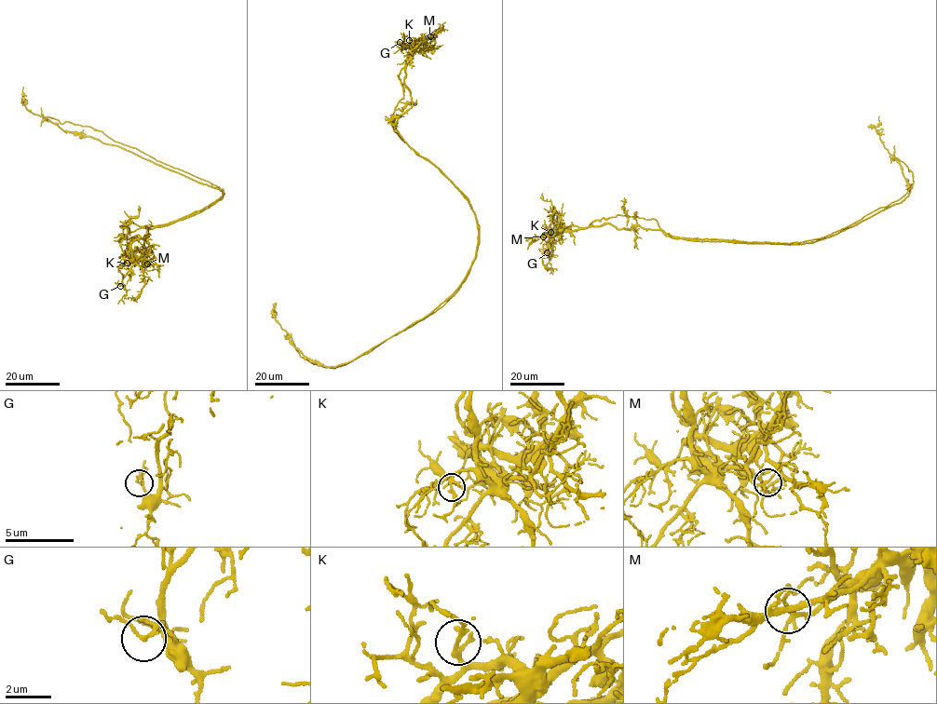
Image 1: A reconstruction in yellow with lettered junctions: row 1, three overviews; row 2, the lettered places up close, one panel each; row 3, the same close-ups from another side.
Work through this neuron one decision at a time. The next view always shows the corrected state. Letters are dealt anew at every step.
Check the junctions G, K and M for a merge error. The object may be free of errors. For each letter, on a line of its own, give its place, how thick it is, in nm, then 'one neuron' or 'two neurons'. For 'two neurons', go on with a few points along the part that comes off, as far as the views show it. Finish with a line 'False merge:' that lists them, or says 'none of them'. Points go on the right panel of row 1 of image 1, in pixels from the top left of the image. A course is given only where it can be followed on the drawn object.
G: place (547, 252); calibre 130 nm; one neuron
K: place (550, 232); calibre 180 nm; one neuron
M: place (543, 236); calibre 140 nm; two neurons; course (543, 236), (619, 215), (656, 219), (683, 238), (822, 237), (912, 186), (911, 170), (875, 128), (879, 116)
False merge: M

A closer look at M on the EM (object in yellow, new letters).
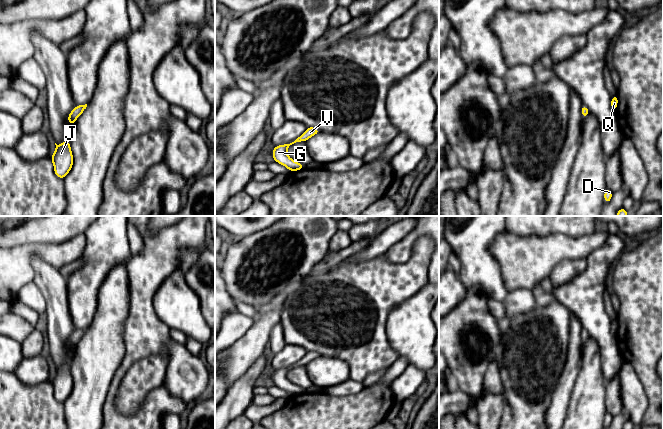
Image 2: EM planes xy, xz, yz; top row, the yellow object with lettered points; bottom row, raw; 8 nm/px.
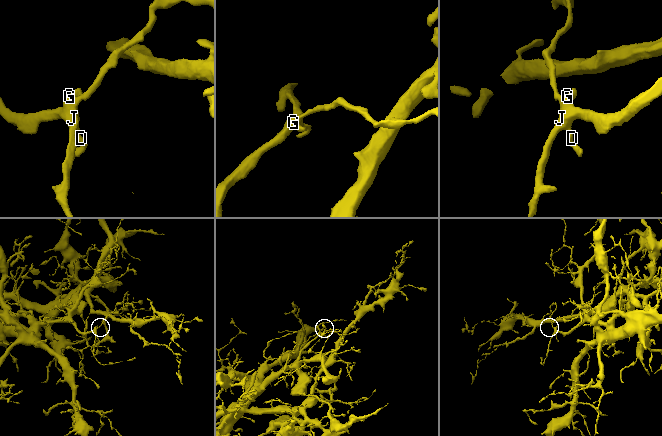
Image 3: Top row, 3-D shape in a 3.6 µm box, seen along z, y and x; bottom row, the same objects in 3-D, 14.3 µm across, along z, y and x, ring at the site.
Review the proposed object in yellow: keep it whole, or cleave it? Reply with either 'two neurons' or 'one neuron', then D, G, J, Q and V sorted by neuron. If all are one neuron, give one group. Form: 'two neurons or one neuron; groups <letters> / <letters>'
two neurons; groups D G J Q / V

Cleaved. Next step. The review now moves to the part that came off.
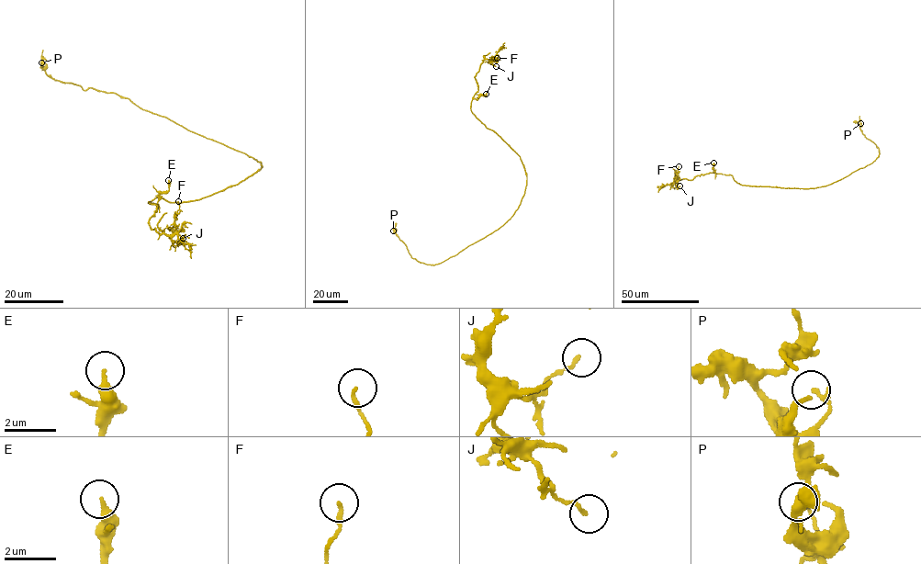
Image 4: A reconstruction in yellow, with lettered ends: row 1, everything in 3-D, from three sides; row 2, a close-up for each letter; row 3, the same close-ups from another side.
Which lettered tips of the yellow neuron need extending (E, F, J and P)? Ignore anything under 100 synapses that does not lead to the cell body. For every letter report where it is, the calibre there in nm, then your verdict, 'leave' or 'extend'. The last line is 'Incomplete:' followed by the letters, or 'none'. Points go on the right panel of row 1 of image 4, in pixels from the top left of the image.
E: at (713, 163); 320 nm thick; leave
F: at (679, 166); 140 nm thick; leave
J: at (679, 186); 110 nm thick; leave
P: at (860, 123); 190 nm thick; leave
Incomplete: none

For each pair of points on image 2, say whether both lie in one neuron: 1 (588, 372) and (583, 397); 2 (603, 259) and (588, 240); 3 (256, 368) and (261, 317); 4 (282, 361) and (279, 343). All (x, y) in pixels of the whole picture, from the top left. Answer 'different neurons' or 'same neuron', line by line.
1: same neuron
2: different neurons
3: different neurons
4: different neurons

